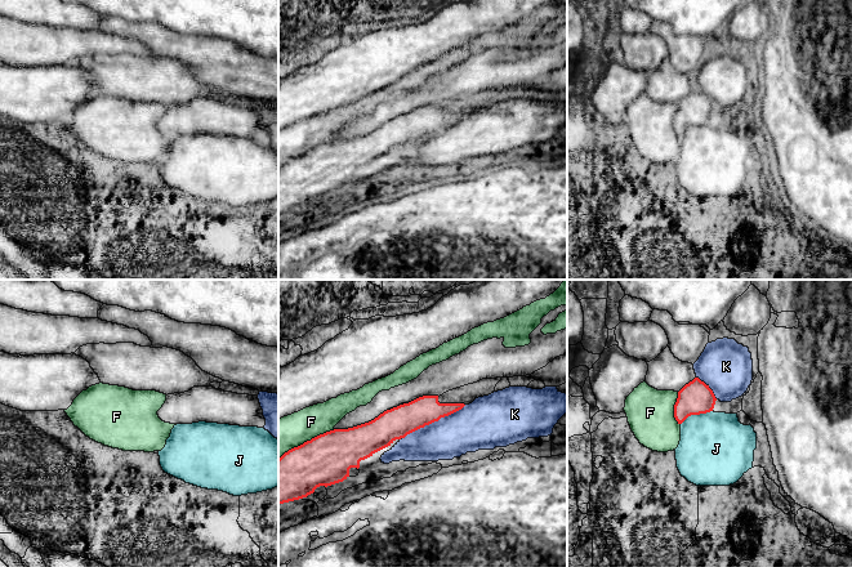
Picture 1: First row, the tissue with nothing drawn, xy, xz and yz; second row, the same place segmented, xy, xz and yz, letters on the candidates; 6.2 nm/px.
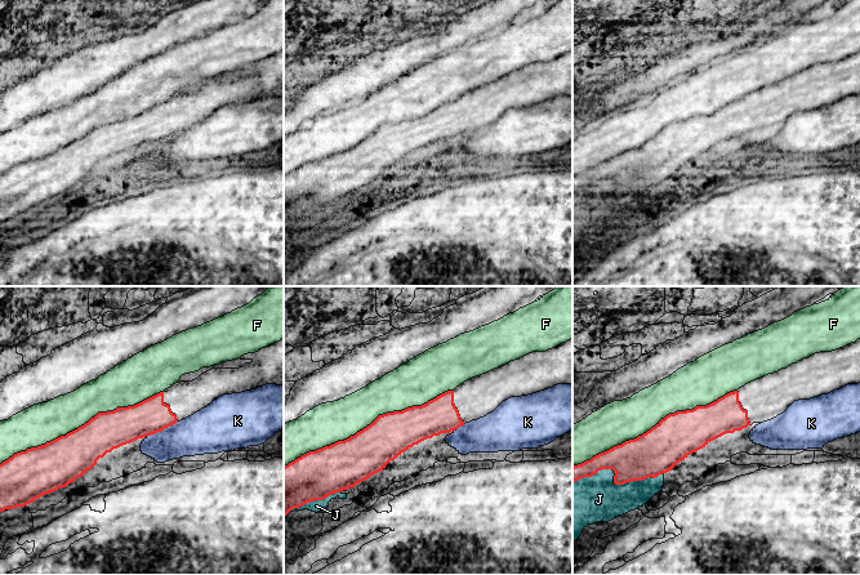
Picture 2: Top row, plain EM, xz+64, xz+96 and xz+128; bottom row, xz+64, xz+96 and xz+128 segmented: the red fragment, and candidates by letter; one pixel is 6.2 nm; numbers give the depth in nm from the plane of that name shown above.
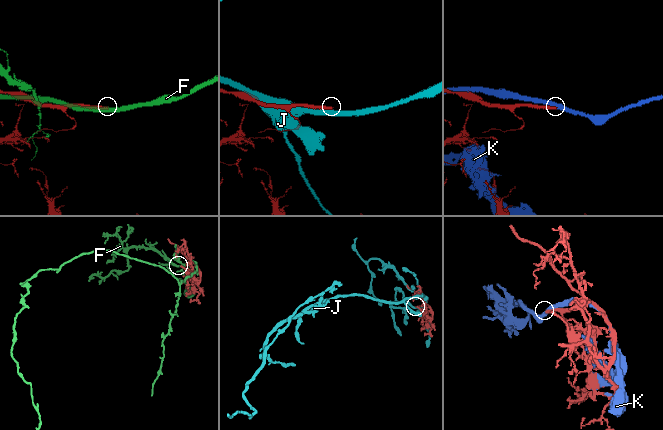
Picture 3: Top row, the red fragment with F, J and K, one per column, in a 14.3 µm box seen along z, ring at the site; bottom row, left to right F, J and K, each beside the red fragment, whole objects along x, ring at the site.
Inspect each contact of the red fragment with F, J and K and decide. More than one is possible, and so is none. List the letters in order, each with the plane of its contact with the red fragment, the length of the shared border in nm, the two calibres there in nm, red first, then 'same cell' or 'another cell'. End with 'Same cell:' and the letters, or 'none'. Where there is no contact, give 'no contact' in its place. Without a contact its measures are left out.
F: contact in xz; length 380 nm; calibres 320 and 220 nm; another cell
J: contact in yz; length 220 nm; calibres 200 and 460 nm; another cell
K: contact in xz; length 460 nm; calibres 190 and 280 nm; another cell
Same cell: none

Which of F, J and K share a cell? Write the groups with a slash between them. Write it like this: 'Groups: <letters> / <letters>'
Groups: F / J / K

